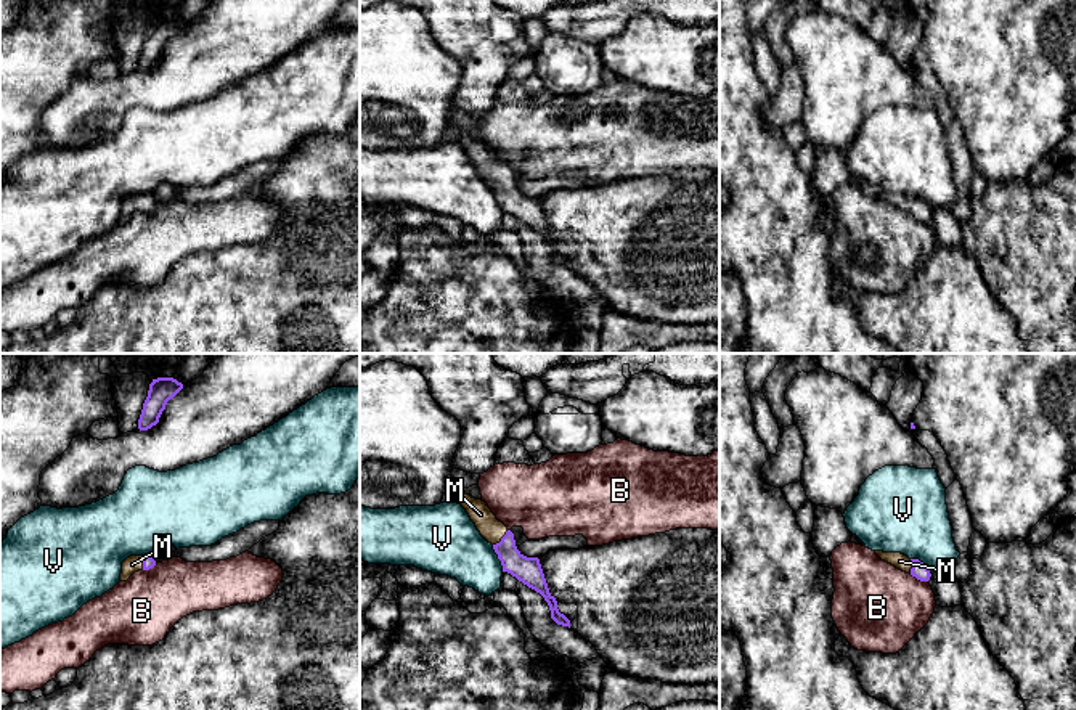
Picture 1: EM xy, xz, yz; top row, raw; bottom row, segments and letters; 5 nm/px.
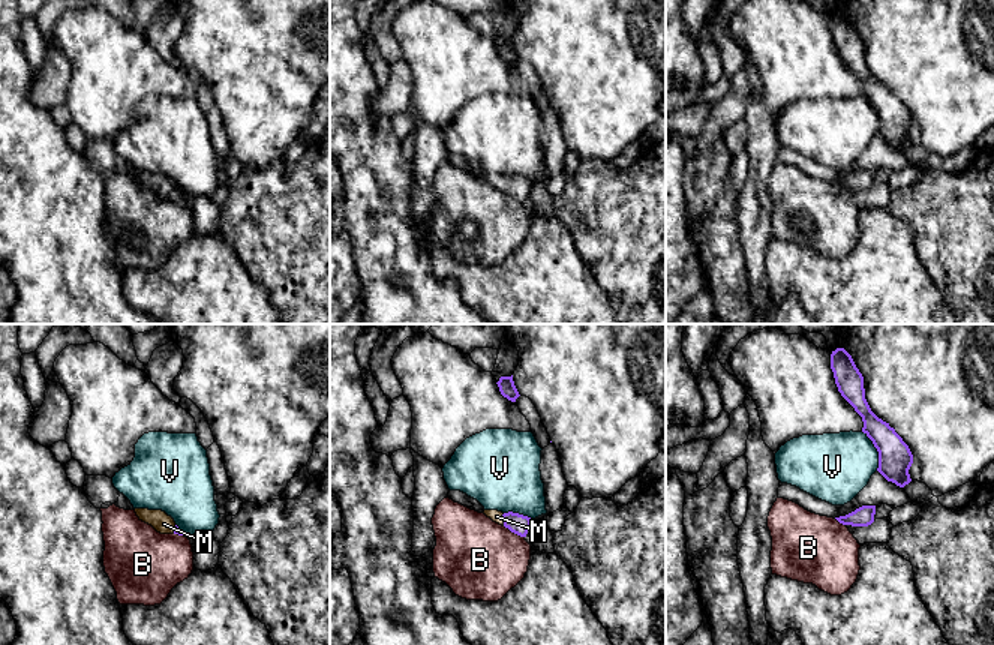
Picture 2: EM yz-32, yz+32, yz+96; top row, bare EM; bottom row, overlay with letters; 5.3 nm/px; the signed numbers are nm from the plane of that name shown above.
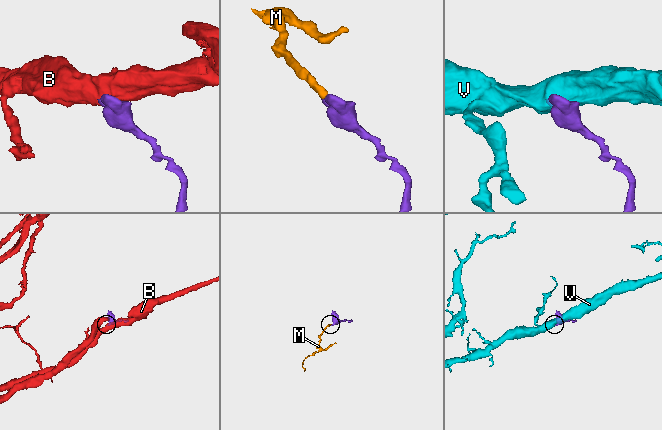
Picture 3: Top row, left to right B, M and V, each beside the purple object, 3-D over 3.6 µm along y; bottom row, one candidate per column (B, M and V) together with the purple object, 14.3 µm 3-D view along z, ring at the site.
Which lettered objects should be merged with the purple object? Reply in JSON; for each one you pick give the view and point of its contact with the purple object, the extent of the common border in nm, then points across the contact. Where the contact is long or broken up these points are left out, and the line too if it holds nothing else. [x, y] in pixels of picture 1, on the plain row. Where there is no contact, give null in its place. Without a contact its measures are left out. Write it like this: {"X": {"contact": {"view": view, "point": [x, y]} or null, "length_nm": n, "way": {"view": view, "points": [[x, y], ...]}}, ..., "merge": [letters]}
{"M": {"contact": {"view": "xz", "point": [501, 179]}, "length_nm": 110, "way": {"view": "xz", "points": [[529, 211], [506, 190], [501, 179], [480, 155]]}}, "merge": ["M"]}

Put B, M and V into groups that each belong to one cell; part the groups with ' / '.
B / M / V

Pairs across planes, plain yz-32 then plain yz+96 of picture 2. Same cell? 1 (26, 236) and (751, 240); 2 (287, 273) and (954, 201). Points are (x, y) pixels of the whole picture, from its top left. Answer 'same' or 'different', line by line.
1: different
2: same

